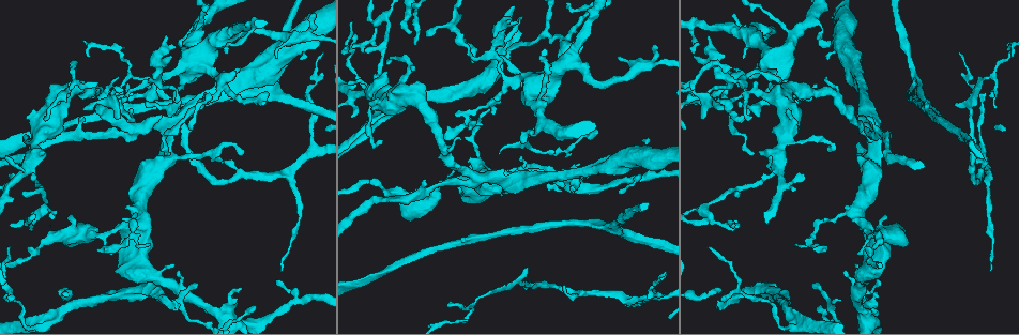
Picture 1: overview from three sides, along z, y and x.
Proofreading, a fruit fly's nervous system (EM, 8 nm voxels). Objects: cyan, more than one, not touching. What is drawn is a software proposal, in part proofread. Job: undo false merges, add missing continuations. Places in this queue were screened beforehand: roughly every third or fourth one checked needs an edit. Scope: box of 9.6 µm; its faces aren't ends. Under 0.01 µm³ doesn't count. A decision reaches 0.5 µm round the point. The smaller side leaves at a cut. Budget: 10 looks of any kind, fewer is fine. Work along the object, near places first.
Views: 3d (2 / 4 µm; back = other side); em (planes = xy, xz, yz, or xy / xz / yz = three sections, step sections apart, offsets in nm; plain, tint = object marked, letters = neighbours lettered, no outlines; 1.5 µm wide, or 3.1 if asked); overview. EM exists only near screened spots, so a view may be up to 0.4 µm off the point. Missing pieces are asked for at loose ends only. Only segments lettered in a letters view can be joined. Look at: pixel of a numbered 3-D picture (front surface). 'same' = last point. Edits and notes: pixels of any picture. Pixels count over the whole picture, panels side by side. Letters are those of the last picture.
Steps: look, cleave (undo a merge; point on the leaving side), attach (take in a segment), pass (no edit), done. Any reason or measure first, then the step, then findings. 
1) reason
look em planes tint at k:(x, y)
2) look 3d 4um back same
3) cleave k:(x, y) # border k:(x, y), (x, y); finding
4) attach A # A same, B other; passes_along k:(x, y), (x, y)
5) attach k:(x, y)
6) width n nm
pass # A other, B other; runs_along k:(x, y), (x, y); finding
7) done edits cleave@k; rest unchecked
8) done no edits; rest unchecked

branch stops here
look 3d 4um at 1:(621, 190)

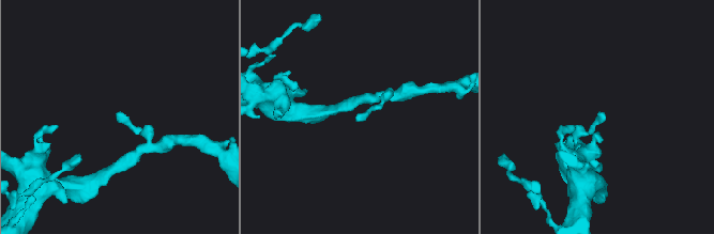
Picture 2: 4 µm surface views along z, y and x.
shape alone is not enough
look em planes letters at 2:(599, 115)

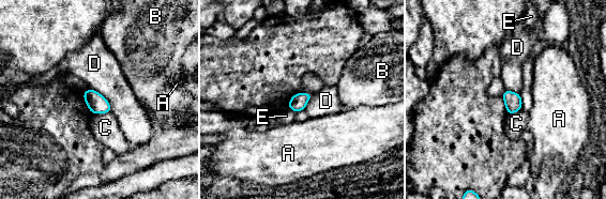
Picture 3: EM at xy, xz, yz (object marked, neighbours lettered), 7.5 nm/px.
width 120 nm
pass # A other, B other, C other, D other, E other; border 3:(89, 88), (108, 102), (111, 111); none of them fits

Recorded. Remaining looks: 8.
thin end
look em xy step 4 tint at 1:(150, 245)

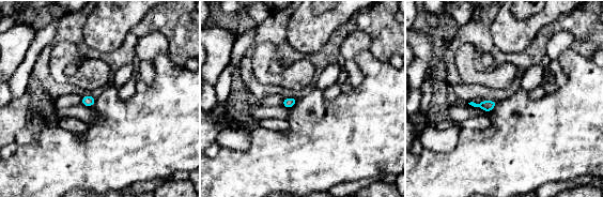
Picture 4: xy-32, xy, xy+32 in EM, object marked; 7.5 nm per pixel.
another direction
look em planes letters same

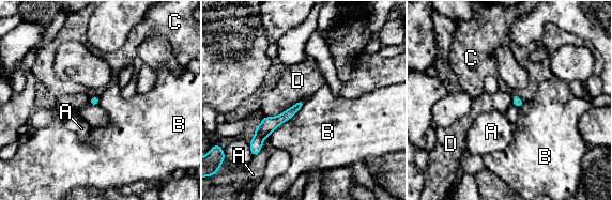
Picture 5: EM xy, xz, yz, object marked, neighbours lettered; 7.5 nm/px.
pass # A other, B other, C other, D other; runs_along 5:(301, 103), (275, 121), (255, 143); none of them fits

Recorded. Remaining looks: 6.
thin neck
look 3d 2um at 1:(822, 319)

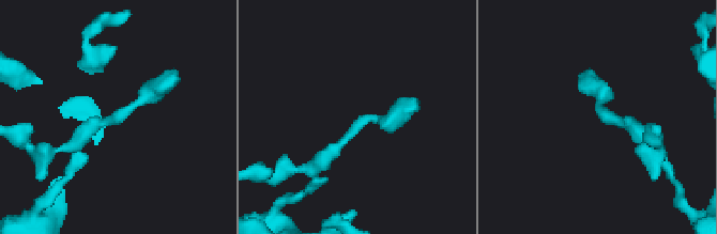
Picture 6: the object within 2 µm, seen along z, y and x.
look em planes letters at 6:(604, 106)

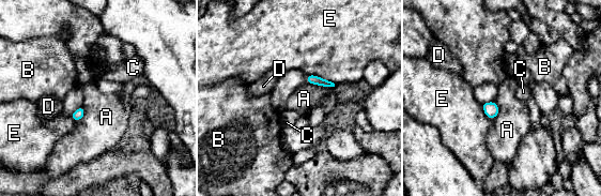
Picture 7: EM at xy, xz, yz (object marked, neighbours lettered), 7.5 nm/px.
pass # A other, B other, C other, D other, E other; border 7:(307, 81), (323, 87), (333, 87); continuous, no second neuron

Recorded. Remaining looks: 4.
branch point
look em planes tint at 1:(477, 176)

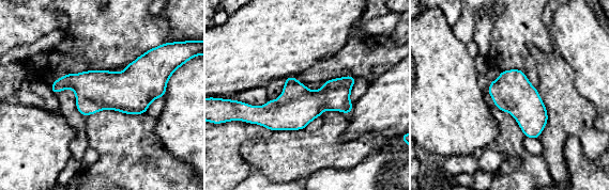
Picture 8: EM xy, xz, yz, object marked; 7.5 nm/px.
look em planes letters same

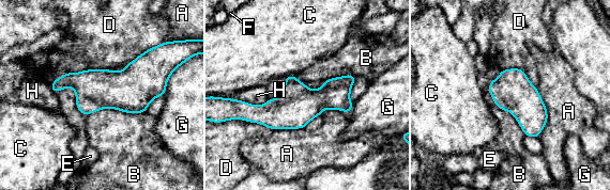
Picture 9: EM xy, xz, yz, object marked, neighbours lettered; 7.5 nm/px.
longest_contact B 460 nm
pass # A other, B other, C other, D other, E other, F other, G other, H other; one neuron here

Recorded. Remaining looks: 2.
done no edits; rest unchecked

